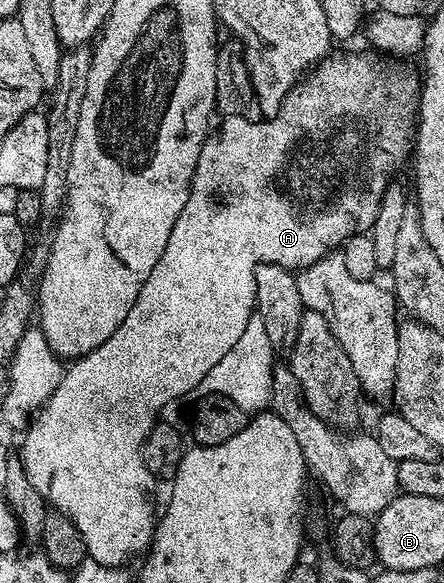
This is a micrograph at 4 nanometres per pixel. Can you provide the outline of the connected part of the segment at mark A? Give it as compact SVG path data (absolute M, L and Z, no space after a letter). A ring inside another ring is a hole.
M336 53L324 58L296 86L288 92L282 103L280 113L276 117L247 121L237 117L225 117L219 123L220 130L209 132L204 141L202 155L198 155L198 167L192 176L190 195L186 199L186 207L182 207L182 215L174 223L174 231L170 231L170 239L166 243L166 251L162 251L162 259L154 263L154 271L150 271L150 279L142 287L134 307L130 307L130 315L122 319L118 331L85 357L77 357L64 370L64 377L58 387L50 395L50 399L40 406L38 412L31 418L32 426L24 437L24 470L32 486L43 495L45 502L55 512L62 513L73 521L82 535L88 548L88 557L100 565L115 565L117 567L128 563L131 557L139 558L147 554L152 535L158 524L158 505L152 502L152 485L154 478L146 471L144 462L144 440L152 426L157 424L160 412L171 401L179 397L195 394L198 383L225 357L242 339L242 331L246 331L246 323L256 313L256 280L254 271L264 263L274 263L278 267L286 267L299 271L310 267L327 253L339 250L347 237L355 233L371 230L374 219L378 215L378 207L382 203L382 195L390 183L388 173L392 173L404 160L409 160L414 149L414 138L418 124L418 106L420 104L419 76L408 77L400 69L383 69L375 65L368 57L360 53Z

